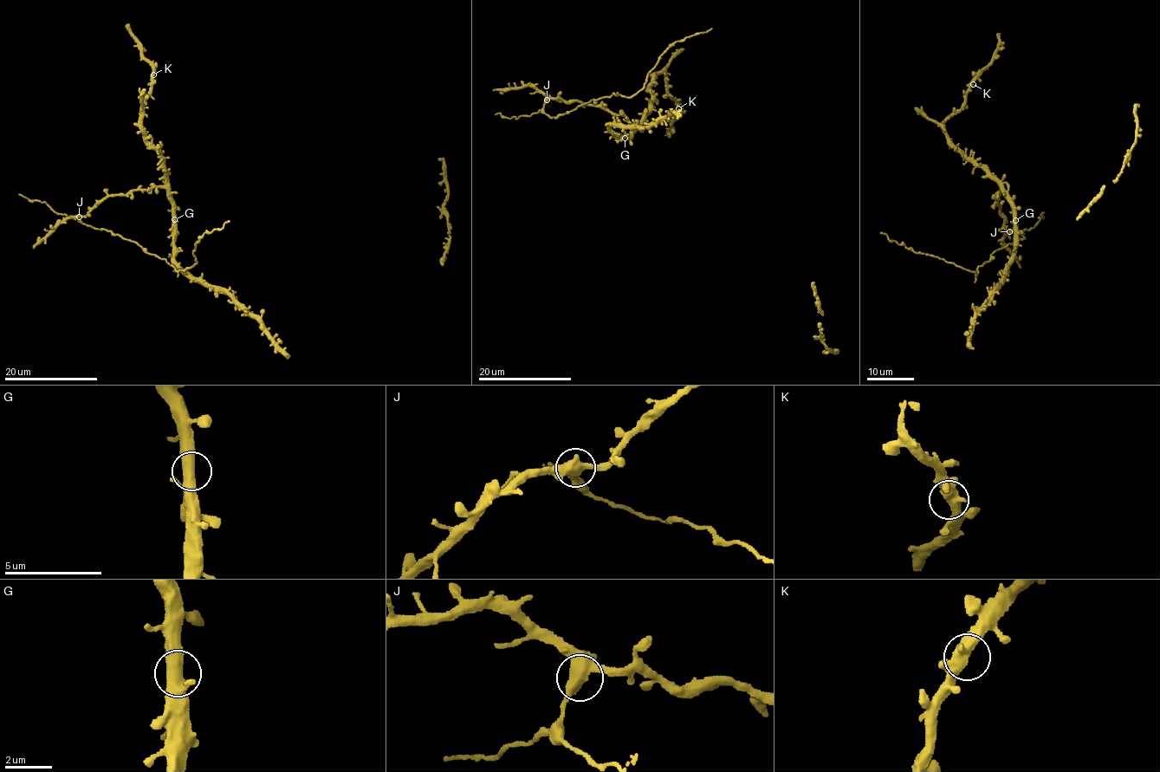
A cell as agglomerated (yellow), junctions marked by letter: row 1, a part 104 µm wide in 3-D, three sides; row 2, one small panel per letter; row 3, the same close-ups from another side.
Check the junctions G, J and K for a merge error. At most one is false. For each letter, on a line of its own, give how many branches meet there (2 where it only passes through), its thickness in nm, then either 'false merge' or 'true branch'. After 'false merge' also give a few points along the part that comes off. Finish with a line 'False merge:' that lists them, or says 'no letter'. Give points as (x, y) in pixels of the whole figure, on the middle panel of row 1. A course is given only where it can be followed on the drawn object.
G: 3 branches meet; 440 nm thick; true branch
J: 3 branches meet; 460 nm thick; false merge; foreign part runs (547, 100), (543, 110), (555, 117), (613, 93), (632, 96), (643, 87), (648, 73), (666, 48), (712, 29)
K: 3 branches meet; 440 nm thick; true branch
False merge: J

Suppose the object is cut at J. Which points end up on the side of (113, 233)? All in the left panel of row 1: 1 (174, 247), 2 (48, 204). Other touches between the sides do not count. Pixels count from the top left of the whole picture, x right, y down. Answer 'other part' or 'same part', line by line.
1: other part
2: same part

